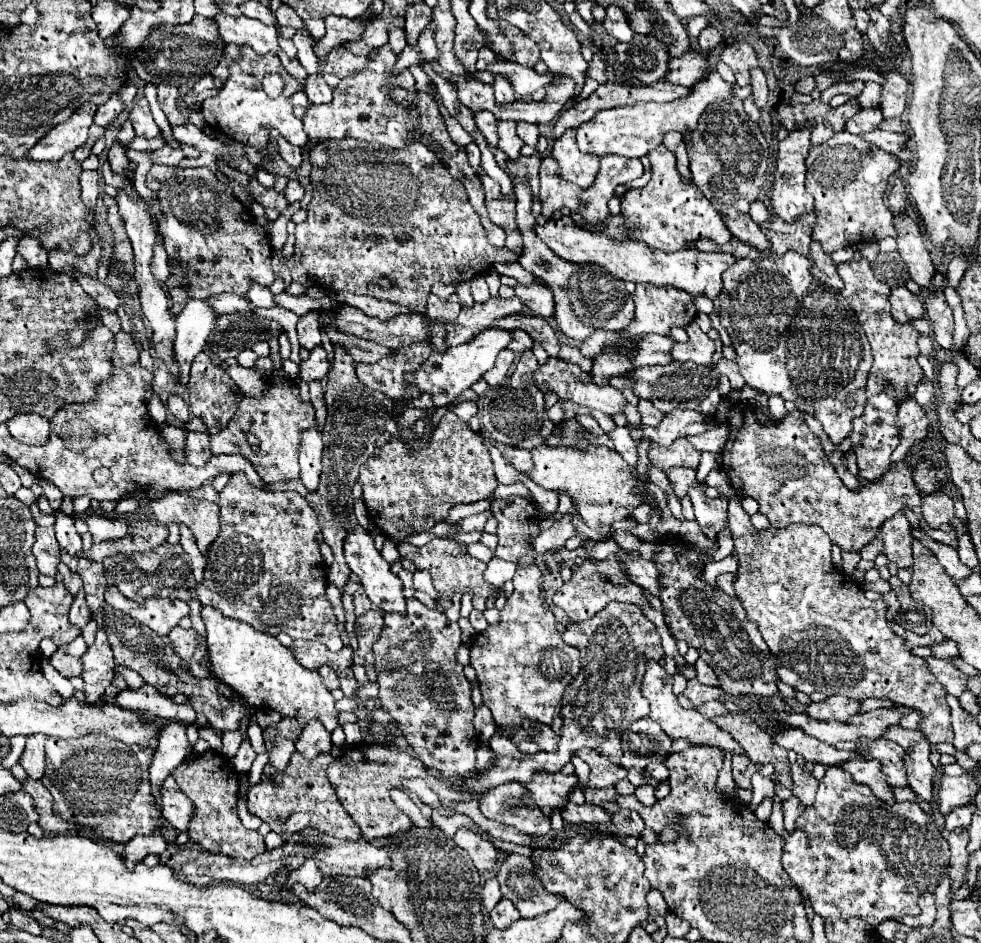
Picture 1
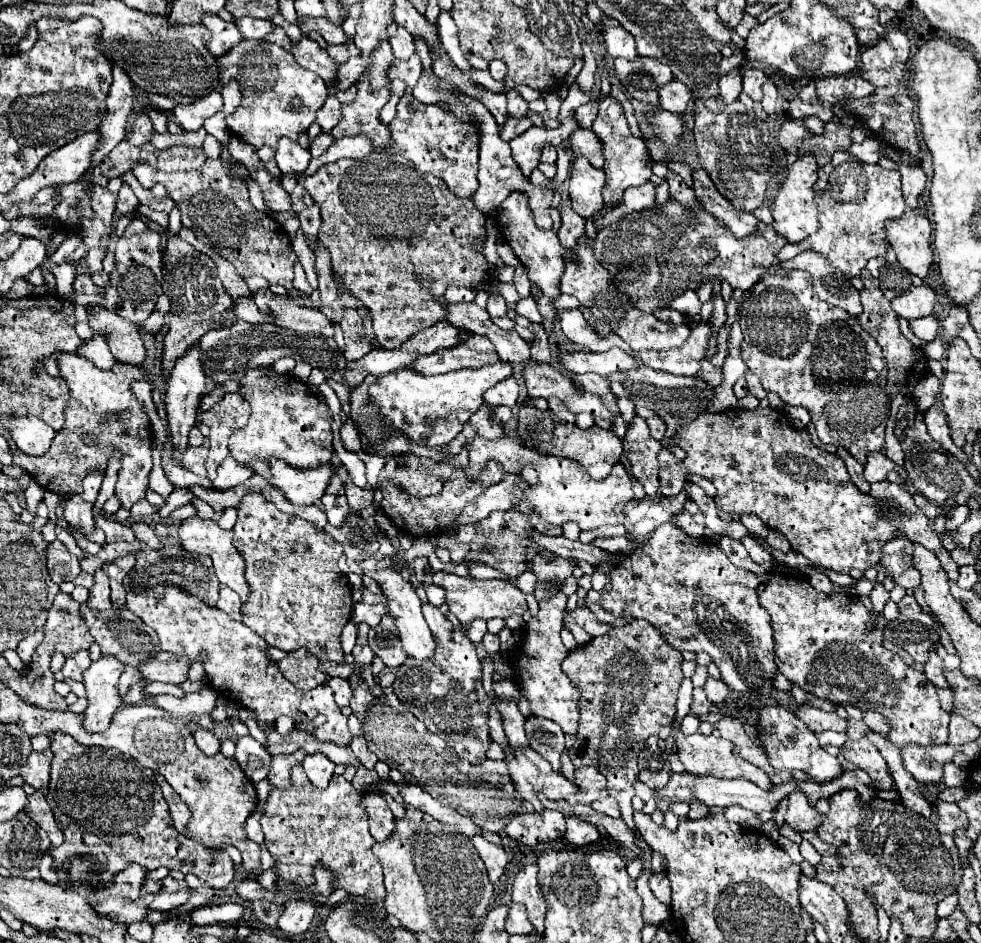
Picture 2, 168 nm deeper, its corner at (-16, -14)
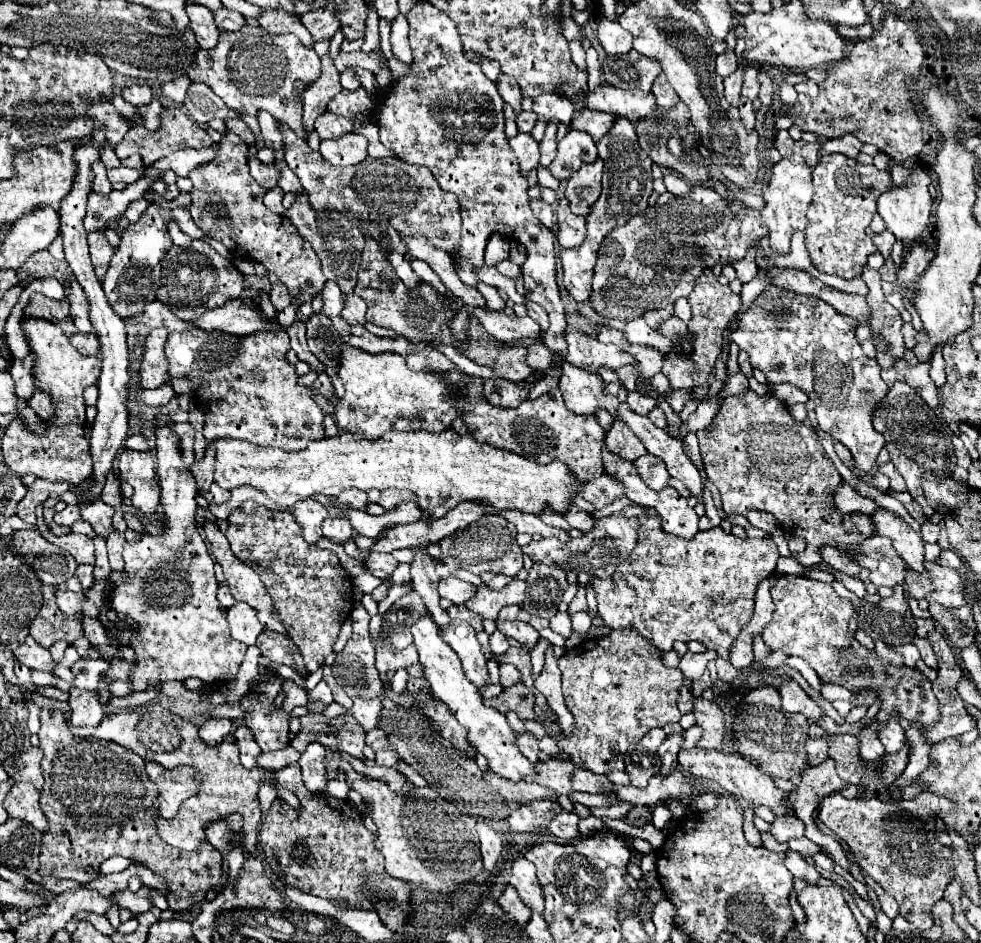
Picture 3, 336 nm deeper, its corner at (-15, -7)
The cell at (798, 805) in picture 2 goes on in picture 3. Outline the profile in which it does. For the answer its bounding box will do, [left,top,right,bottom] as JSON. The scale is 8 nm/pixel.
[771,813,805,843]

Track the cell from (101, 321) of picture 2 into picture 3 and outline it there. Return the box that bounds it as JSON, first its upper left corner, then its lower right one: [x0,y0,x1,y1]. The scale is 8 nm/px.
[65,279,95,333]

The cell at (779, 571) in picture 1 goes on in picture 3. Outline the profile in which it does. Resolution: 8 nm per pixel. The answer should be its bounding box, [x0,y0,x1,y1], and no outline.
[763,574,939,761]

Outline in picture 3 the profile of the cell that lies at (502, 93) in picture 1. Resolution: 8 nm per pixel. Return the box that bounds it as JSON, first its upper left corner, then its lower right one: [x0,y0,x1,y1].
[497,75,523,115]

